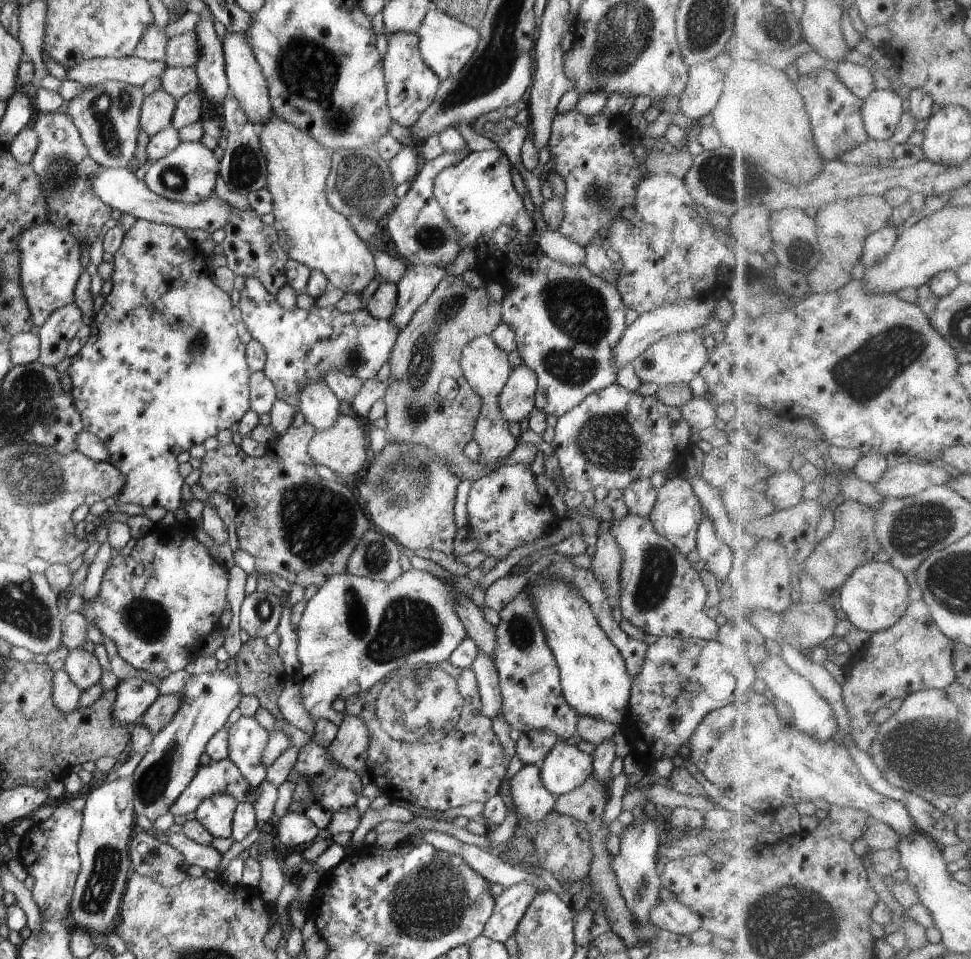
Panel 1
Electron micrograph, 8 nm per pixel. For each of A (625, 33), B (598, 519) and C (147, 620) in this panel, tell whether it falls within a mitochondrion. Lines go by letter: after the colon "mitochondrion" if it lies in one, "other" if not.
A: mitochondrion
B: other
C: mitochondrion

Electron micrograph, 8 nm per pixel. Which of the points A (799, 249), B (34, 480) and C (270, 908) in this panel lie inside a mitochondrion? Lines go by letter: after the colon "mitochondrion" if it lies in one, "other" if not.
A: mitochondrion
B: mitochondrion
C: other

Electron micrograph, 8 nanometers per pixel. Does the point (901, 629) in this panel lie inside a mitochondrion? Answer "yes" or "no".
no

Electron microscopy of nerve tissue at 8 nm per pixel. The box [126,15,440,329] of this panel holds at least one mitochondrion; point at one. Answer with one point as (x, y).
(309, 69)

